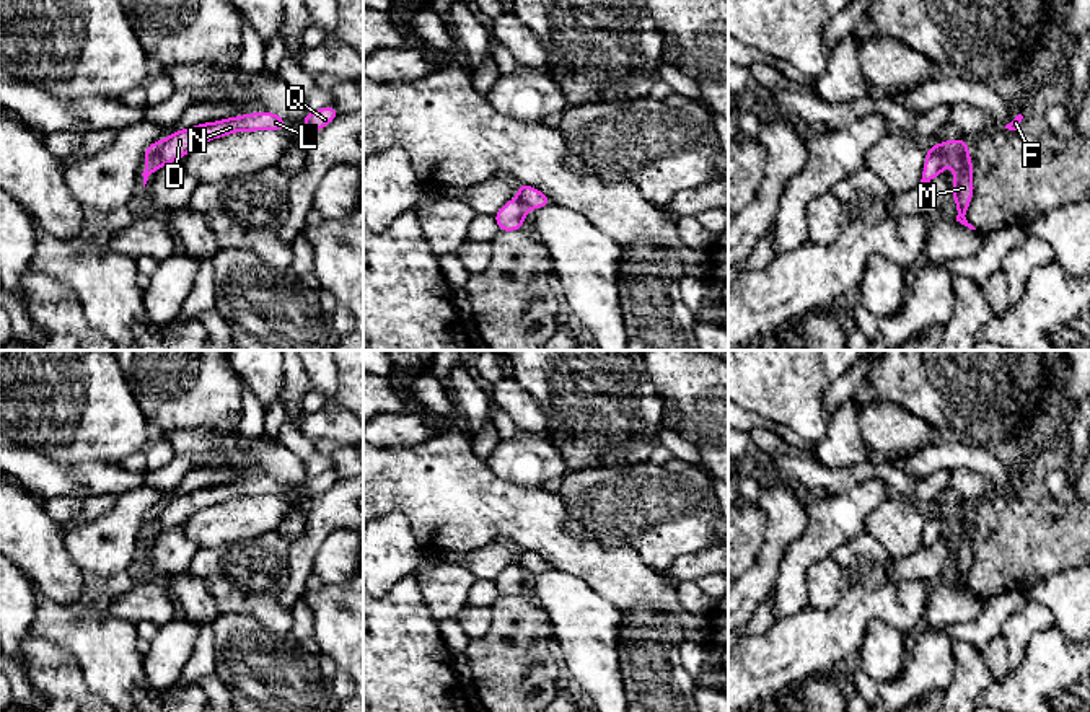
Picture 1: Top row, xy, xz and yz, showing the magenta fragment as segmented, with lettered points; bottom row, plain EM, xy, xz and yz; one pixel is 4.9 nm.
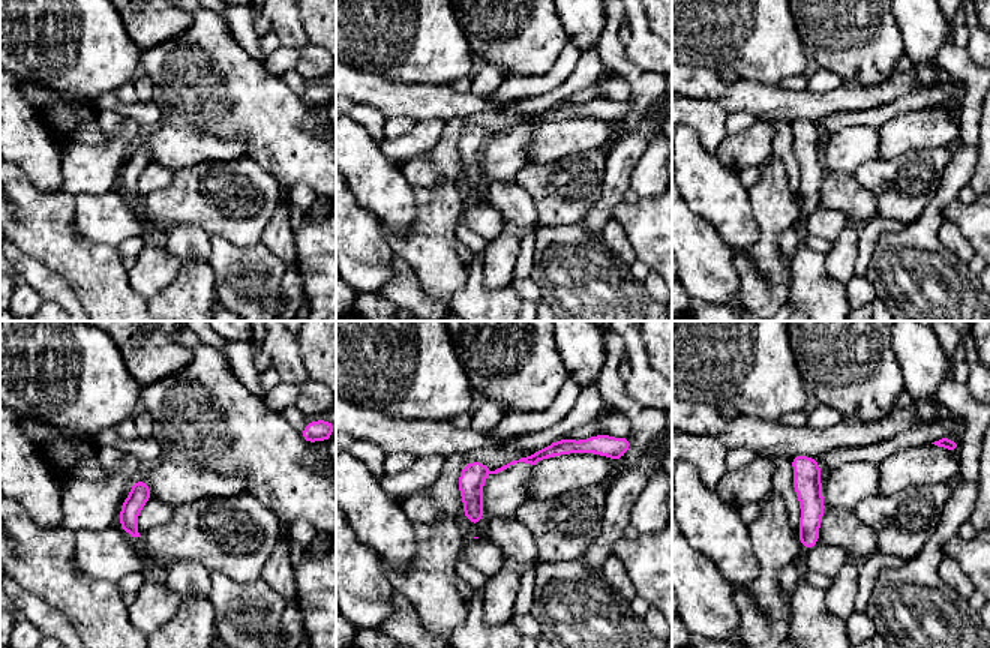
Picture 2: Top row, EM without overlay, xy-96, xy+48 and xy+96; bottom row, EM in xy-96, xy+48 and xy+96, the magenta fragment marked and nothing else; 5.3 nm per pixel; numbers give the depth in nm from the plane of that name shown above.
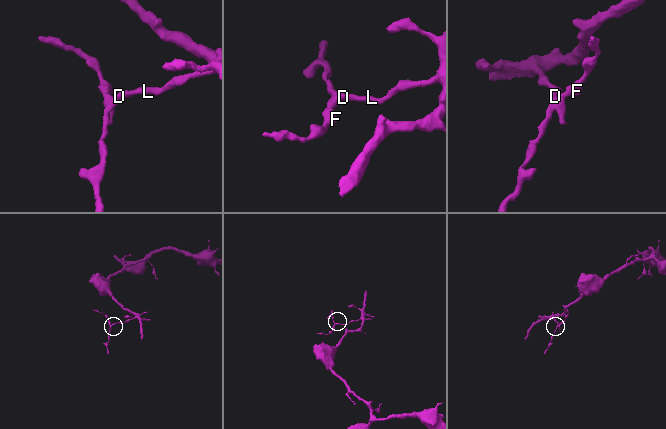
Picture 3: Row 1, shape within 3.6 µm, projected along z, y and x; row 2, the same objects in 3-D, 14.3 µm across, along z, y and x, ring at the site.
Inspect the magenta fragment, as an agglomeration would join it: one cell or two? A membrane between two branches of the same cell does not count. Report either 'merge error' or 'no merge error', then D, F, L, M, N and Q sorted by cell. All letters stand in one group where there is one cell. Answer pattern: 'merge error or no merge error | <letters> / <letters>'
merge error | D L N Q / F M

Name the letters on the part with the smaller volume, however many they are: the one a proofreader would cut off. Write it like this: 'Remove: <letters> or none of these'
Remove: F, M

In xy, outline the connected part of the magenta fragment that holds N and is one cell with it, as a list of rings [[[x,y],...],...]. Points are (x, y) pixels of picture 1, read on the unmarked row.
[[[264,476],[226,482],[215,487],[204,487],[191,494],[174,495],[169,502],[163,503],[161,513],[156,523],[150,528],[148,539],[143,543],[143,552],[150,539],[165,530],[184,523],[197,510],[236,497],[283,495],[285,492],[287,486],[282,481]]]

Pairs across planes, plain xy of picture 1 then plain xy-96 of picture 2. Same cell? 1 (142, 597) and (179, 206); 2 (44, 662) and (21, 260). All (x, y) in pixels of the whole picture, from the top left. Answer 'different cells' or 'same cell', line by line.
1: different cells
2: same cell

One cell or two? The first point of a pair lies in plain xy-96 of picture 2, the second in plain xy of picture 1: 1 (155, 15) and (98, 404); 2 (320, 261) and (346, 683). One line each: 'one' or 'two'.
1: two
2: two

